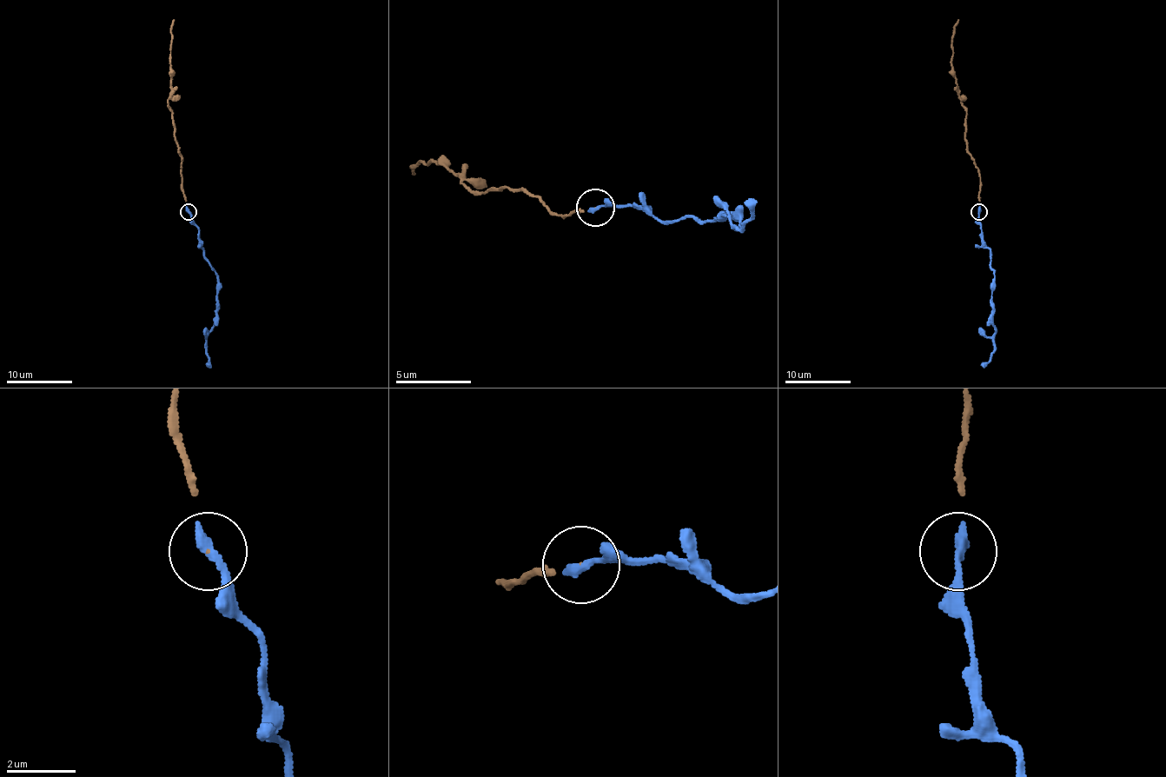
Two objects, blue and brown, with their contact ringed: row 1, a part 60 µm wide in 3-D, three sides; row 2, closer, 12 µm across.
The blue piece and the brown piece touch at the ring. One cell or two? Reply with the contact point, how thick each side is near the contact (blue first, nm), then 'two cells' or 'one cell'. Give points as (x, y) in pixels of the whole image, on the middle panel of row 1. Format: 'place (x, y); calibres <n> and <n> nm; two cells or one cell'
place (595, 208); calibres 320 and 30 nm; one cell

